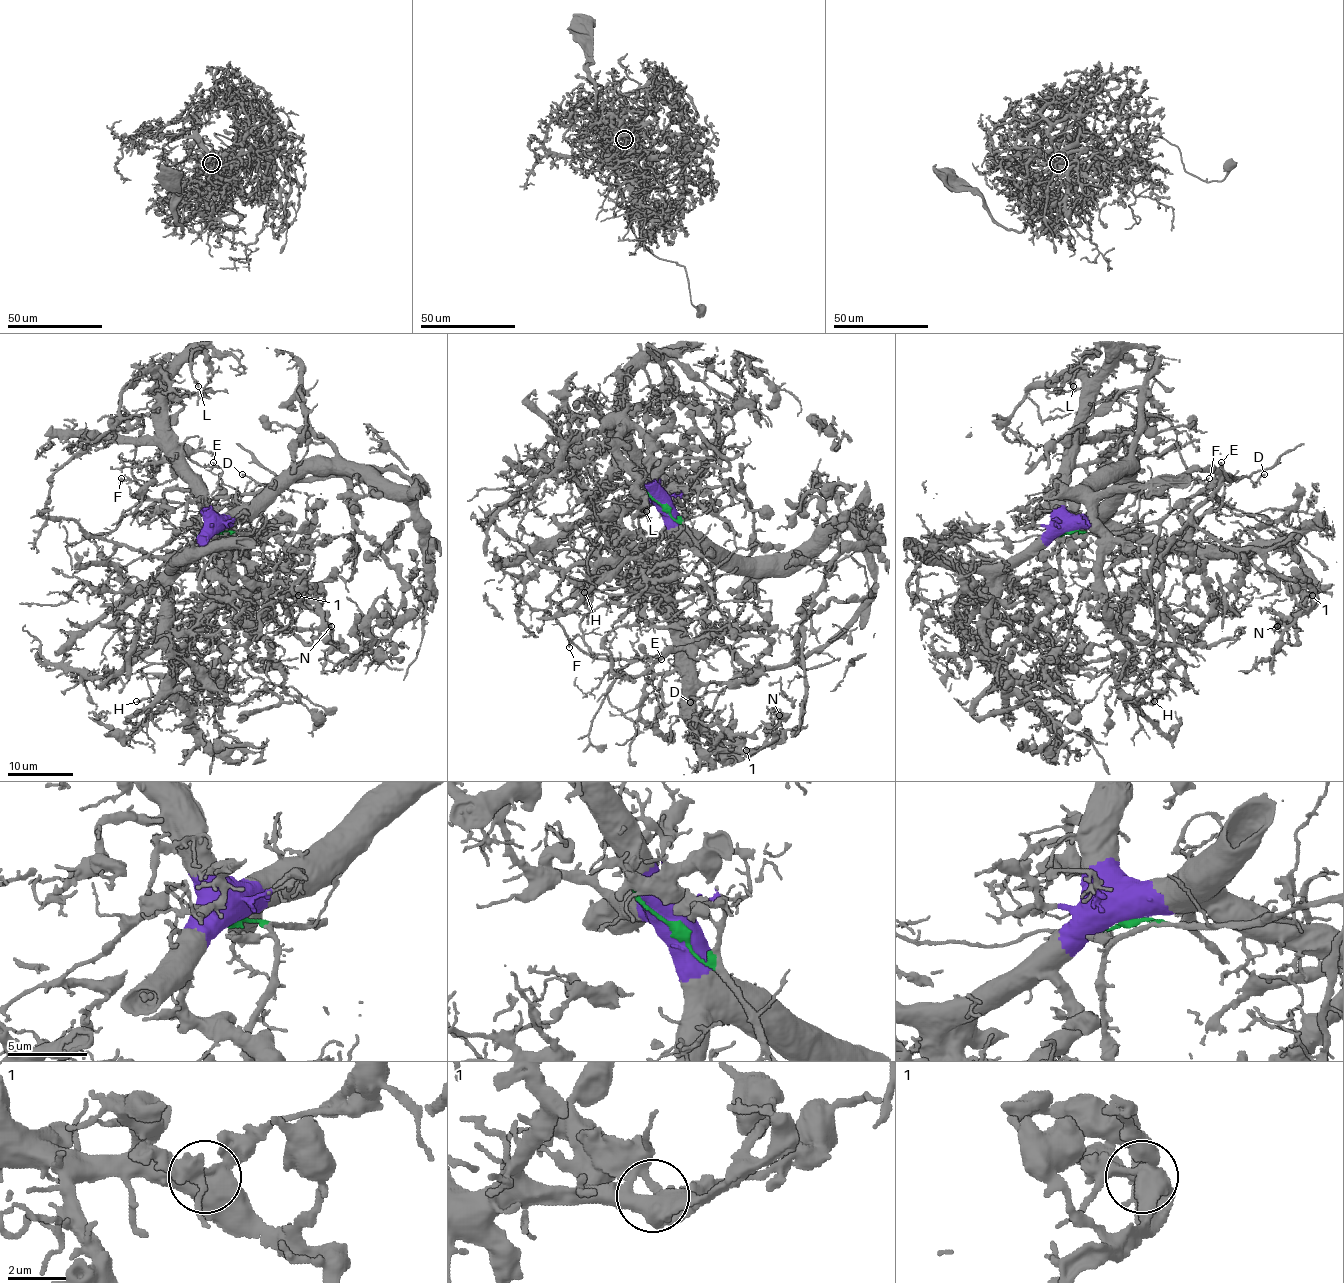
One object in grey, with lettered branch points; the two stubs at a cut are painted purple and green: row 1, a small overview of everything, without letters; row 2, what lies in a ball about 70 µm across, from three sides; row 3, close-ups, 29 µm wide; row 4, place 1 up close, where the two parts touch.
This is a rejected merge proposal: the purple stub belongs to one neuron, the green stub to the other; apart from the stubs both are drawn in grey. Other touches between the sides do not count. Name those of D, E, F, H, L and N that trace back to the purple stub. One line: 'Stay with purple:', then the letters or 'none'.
Stay with purple: H, L, N

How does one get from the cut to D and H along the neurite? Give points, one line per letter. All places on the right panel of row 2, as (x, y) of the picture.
D: (1066, 532), (1126, 532), (1137, 525), (1159, 524), (1222, 480), (1234, 481), (1247, 476), (1255, 486), (1265, 473)
H: (1066, 532), (1103, 527), (1123, 538), (1149, 540), (1160, 551), (1160, 563), (1123, 617), (1131, 666), (1154, 702)

